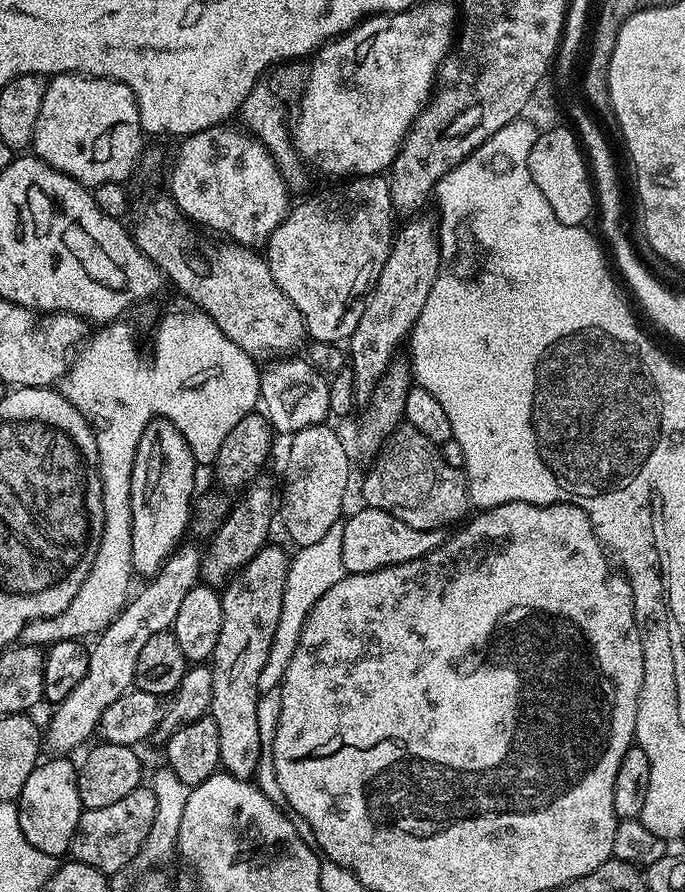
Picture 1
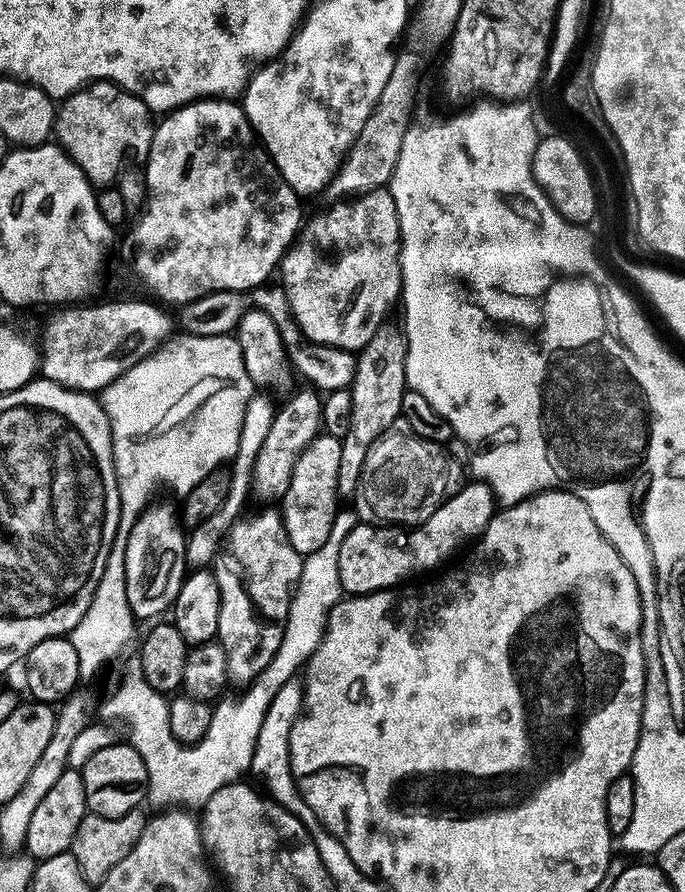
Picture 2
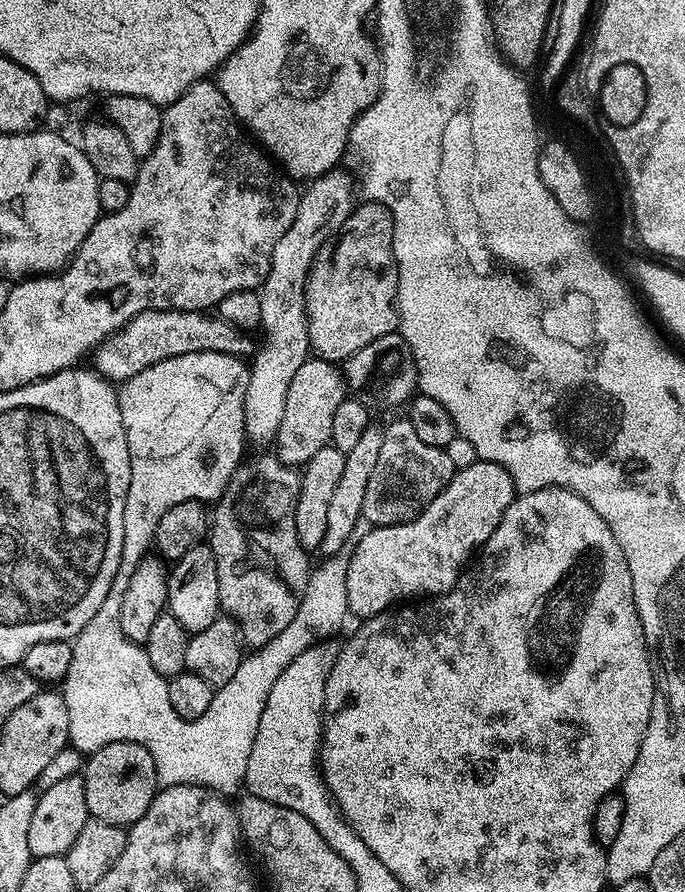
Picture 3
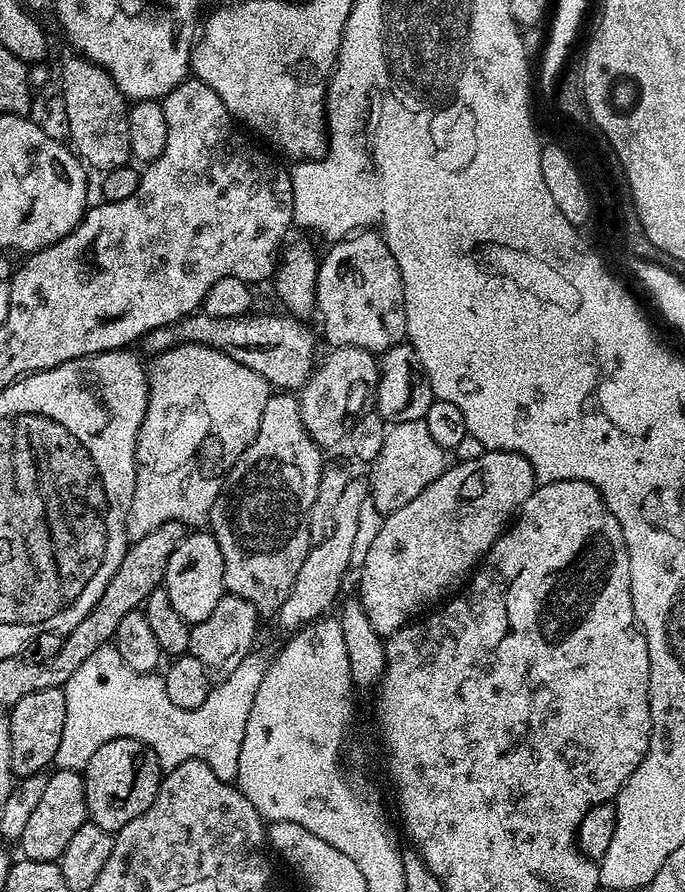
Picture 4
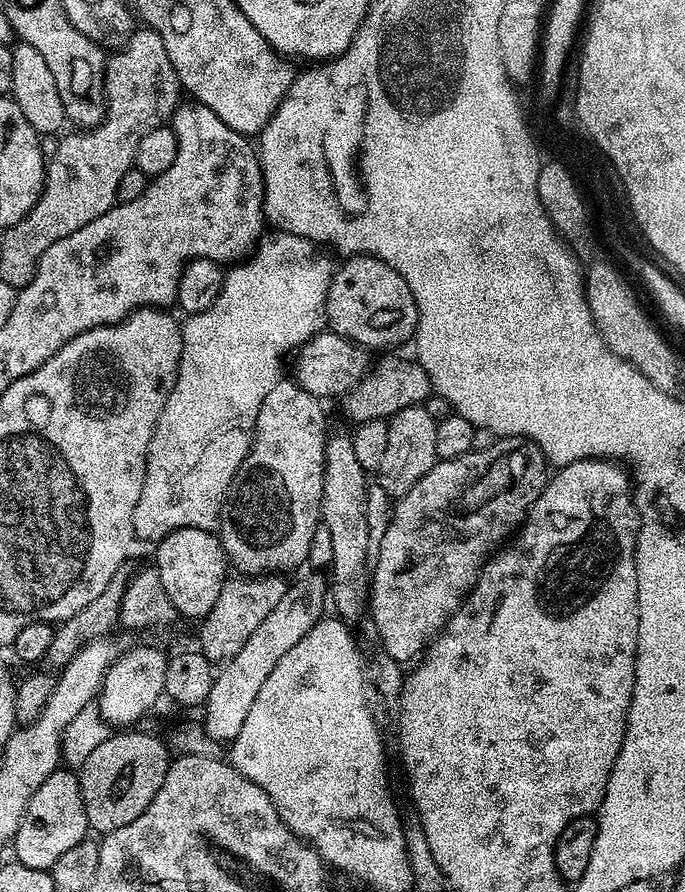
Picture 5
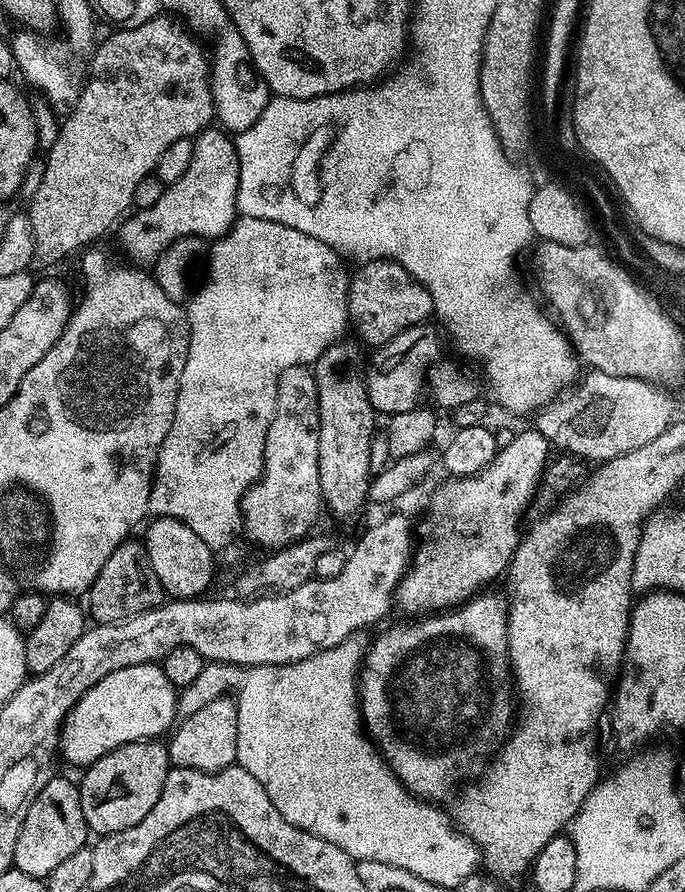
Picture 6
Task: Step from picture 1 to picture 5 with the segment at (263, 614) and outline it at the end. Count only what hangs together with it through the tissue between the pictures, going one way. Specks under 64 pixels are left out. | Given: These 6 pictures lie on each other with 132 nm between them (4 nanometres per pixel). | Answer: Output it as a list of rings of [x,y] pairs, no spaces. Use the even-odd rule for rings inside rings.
[[[292,378],[280,379],[262,401],[256,431],[252,434],[252,448],[242,466],[238,466],[220,511],[220,545],[224,547],[229,565],[239,575],[288,574],[291,568],[298,567],[300,563],[303,565],[308,559],[314,532],[321,523],[324,442],[329,431],[328,420],[320,404],[323,404],[321,397],[302,390],[302,386]]]

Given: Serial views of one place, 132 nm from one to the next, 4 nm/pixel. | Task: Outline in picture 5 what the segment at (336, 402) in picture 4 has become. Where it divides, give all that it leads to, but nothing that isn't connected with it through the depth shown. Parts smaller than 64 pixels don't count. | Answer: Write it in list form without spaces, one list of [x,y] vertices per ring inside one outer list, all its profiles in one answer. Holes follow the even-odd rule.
[[[396,354],[381,355],[384,357],[377,364],[375,361],[370,371],[342,397],[344,416],[352,420],[353,425],[390,418],[398,410],[423,405],[428,397],[433,395],[430,378],[419,362],[412,358],[407,360],[404,356],[392,355]]]

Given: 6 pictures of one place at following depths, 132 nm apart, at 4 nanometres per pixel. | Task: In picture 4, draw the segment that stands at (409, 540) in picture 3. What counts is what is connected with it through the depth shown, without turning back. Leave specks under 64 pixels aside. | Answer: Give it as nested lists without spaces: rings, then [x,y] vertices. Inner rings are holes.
[[[486,450],[480,458],[453,465],[453,468],[452,465],[445,467],[443,474],[430,482],[430,486],[426,486],[414,502],[385,515],[382,530],[370,542],[369,550],[359,565],[358,599],[366,610],[366,618],[370,618],[370,626],[374,626],[381,638],[391,638],[405,624],[415,621],[421,614],[435,609],[445,598],[459,592],[494,542],[504,535],[526,498],[530,498],[532,491],[538,487],[530,462],[517,452]]]

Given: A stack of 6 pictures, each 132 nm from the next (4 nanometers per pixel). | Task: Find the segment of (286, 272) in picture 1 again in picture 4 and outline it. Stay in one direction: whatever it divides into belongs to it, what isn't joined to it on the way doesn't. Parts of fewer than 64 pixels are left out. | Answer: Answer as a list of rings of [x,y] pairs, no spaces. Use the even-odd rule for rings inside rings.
[[[361,230],[343,240],[335,241],[319,261],[316,278],[315,311],[324,323],[324,336],[337,348],[364,348],[373,354],[383,354],[396,344],[405,343],[406,302],[404,283],[390,246],[376,230]]]

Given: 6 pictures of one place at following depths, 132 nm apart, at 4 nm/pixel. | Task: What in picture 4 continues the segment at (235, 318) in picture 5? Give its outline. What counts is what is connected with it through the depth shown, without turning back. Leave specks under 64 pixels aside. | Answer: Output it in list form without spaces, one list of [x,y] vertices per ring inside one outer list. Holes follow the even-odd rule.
[[[179,344],[177,348],[159,353],[153,360],[156,361],[147,369],[148,405],[136,439],[134,498],[126,514],[129,541],[146,538],[146,534],[166,522],[185,526],[209,523],[225,476],[258,434],[258,422],[262,422],[262,410],[266,410],[270,395],[270,385],[262,374],[205,344]]]

